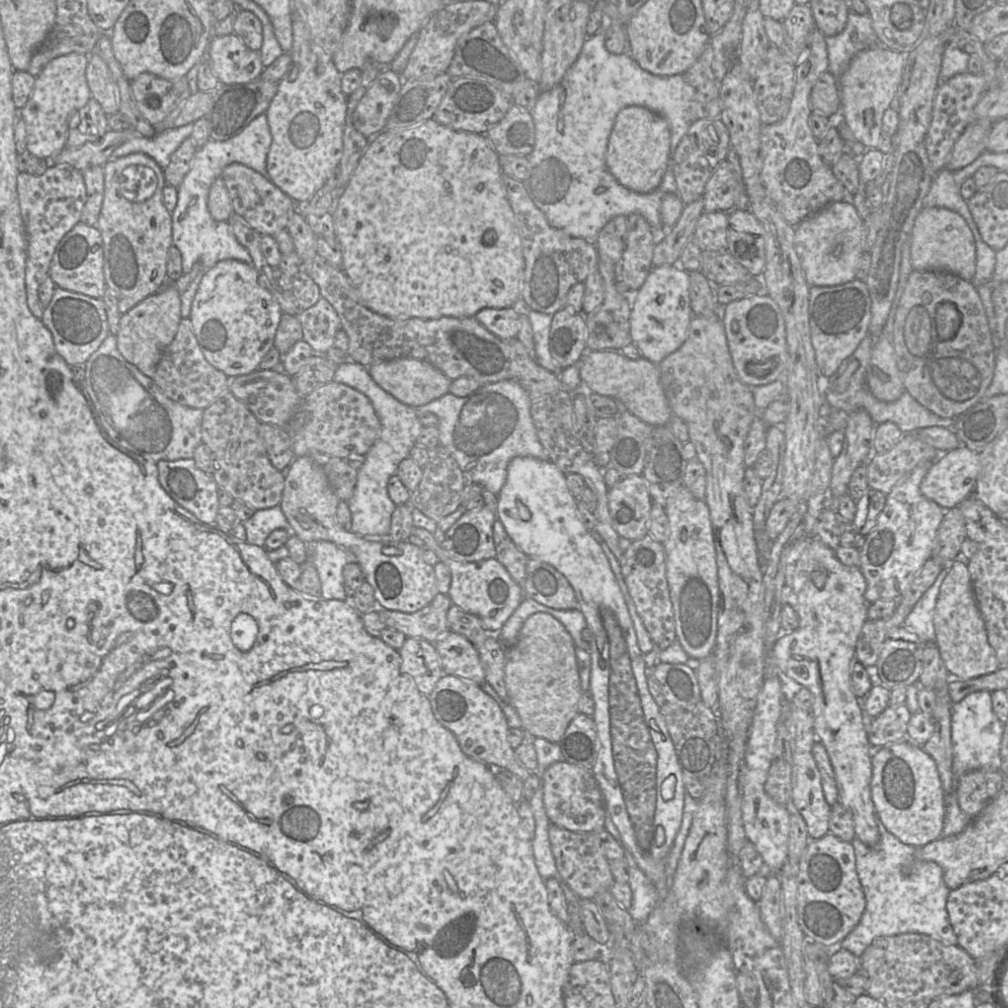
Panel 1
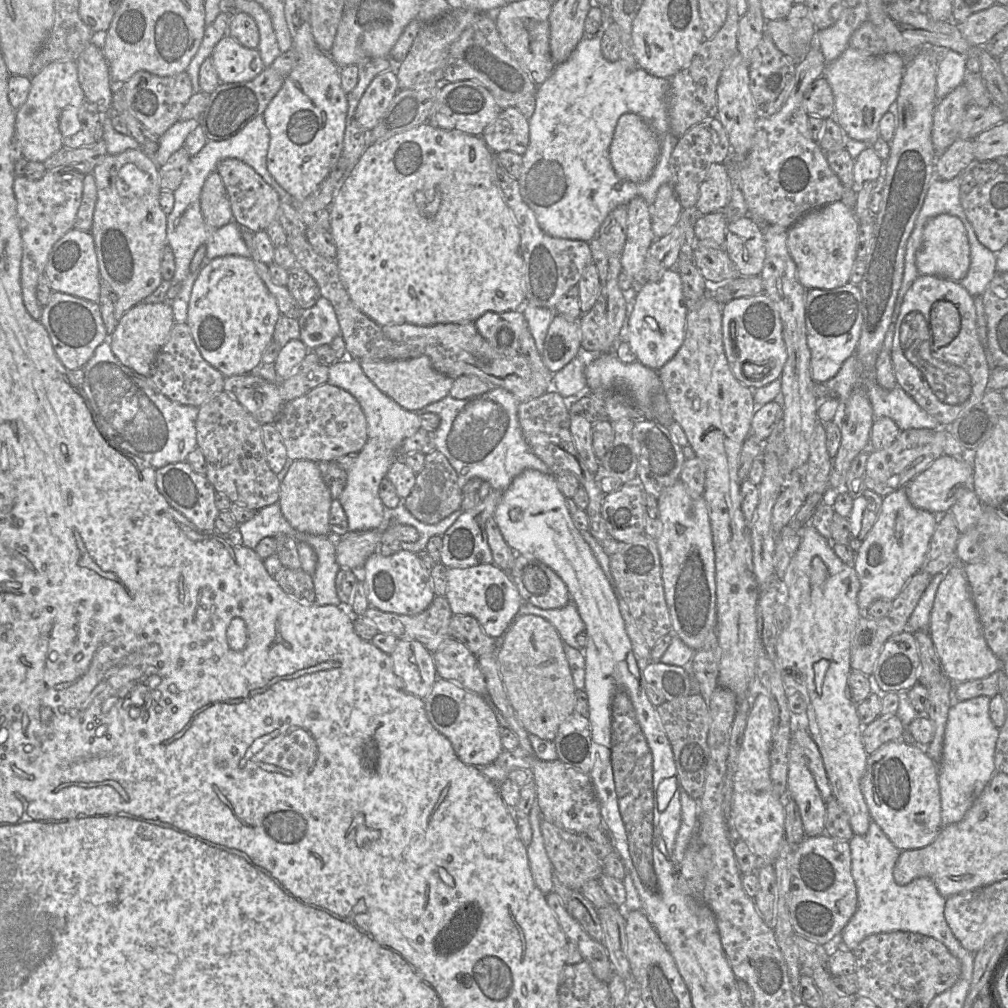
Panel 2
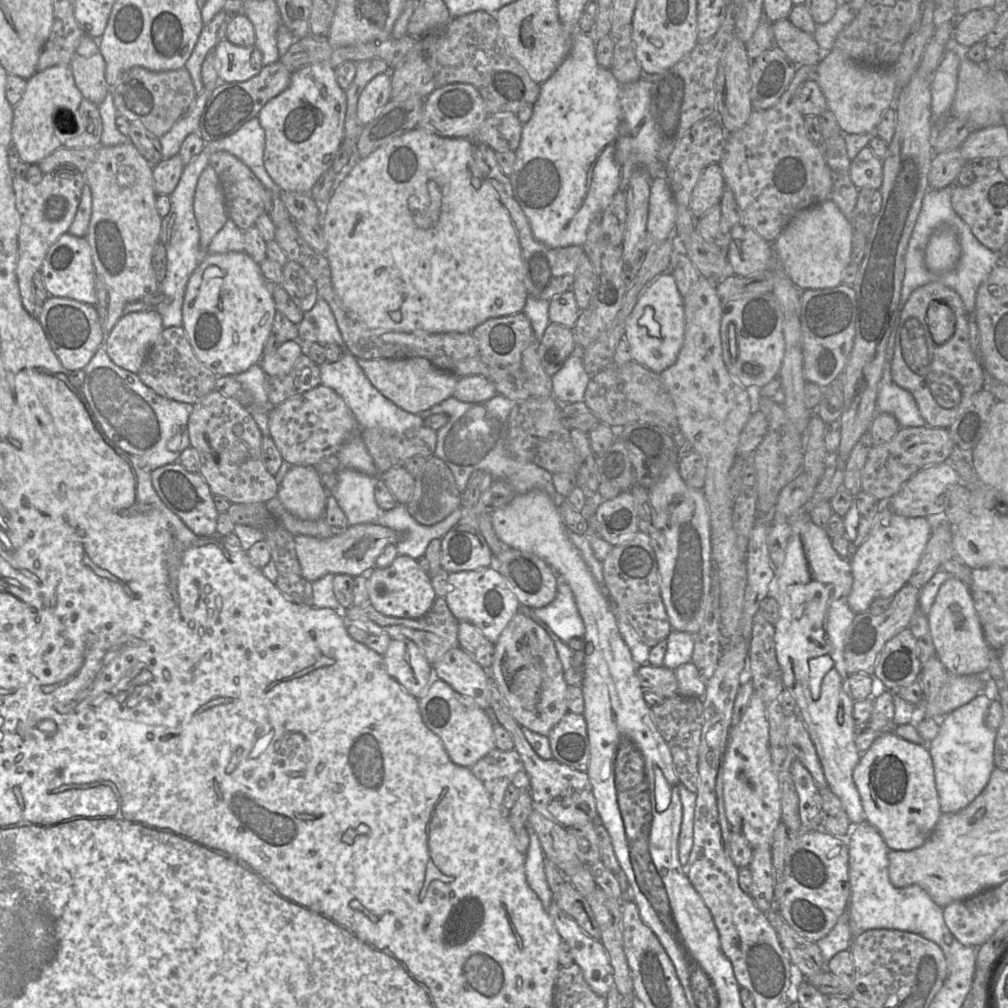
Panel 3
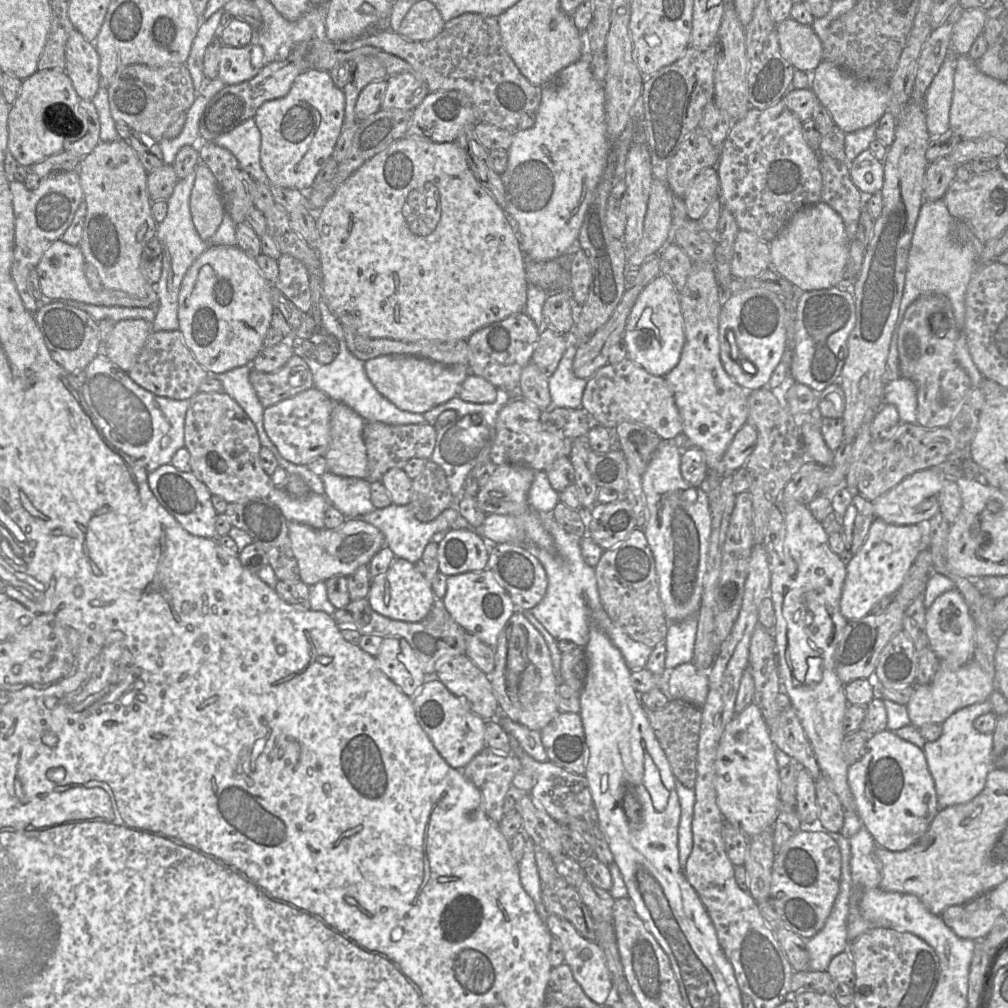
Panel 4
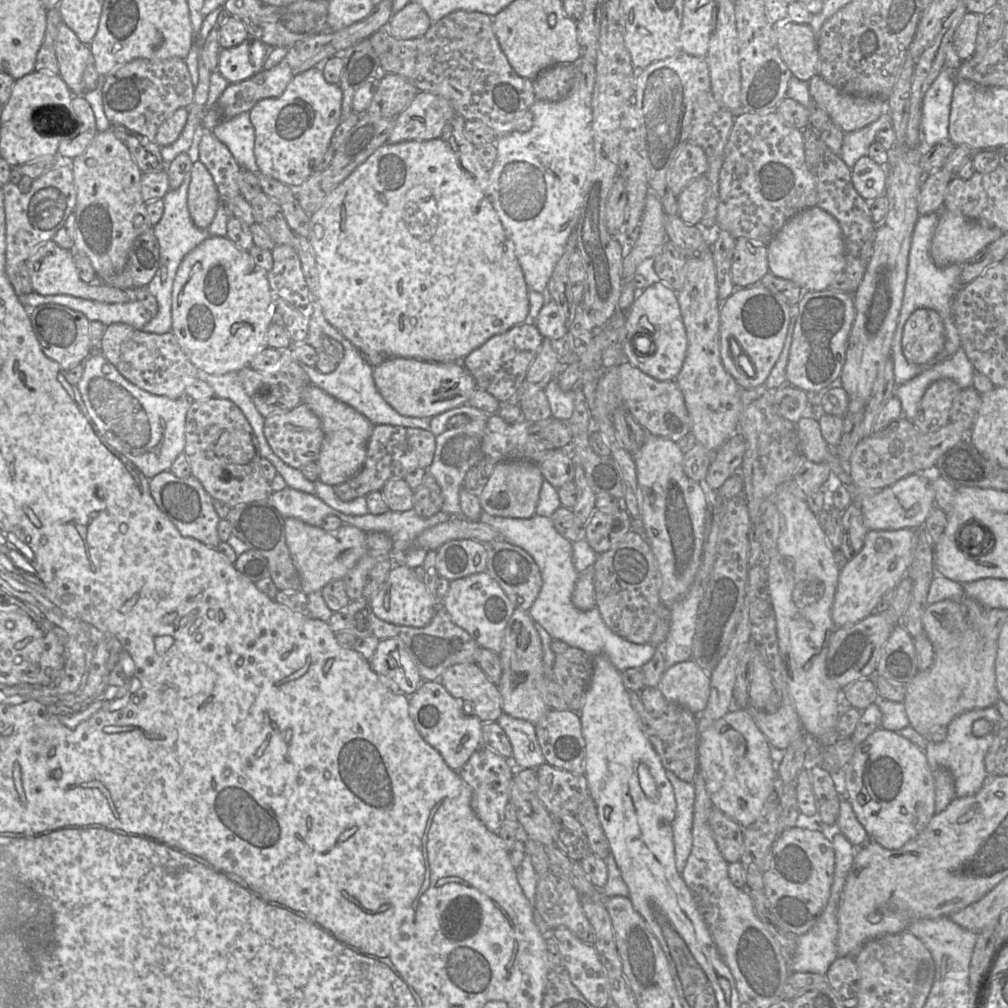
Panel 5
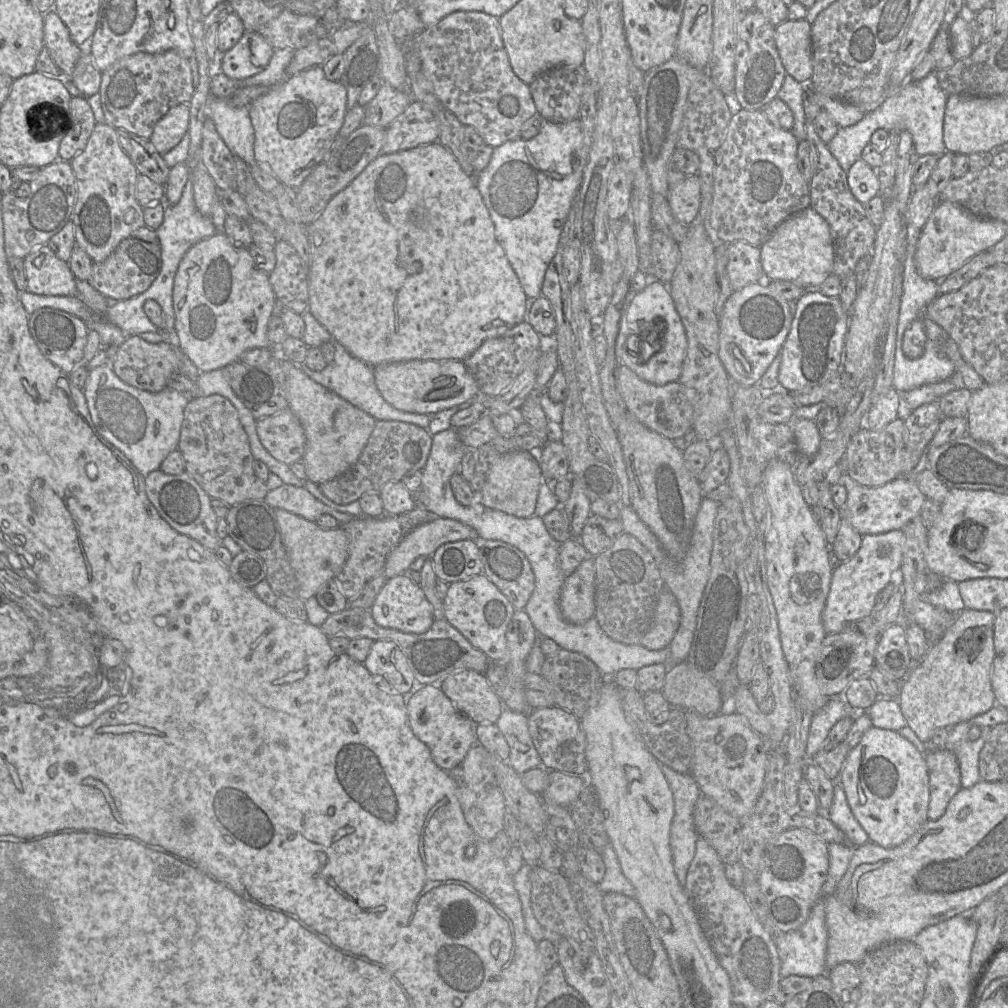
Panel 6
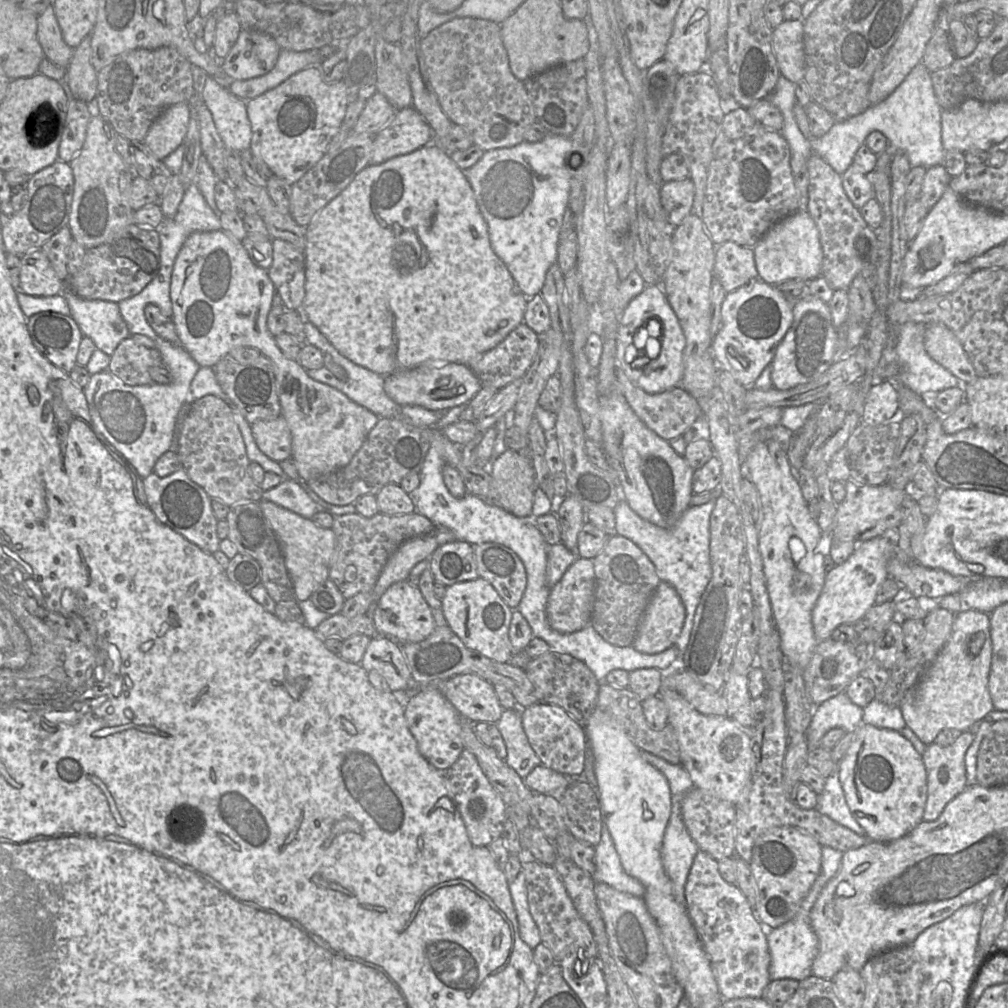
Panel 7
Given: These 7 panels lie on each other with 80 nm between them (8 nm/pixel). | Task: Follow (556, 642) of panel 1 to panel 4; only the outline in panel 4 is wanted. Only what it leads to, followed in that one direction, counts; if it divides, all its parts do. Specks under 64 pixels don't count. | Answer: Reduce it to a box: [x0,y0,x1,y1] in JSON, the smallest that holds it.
[490,610,560,731]

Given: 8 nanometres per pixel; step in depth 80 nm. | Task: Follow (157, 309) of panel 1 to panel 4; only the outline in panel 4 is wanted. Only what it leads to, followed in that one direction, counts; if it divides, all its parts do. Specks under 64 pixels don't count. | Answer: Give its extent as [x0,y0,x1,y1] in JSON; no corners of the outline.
[101,319,152,372]

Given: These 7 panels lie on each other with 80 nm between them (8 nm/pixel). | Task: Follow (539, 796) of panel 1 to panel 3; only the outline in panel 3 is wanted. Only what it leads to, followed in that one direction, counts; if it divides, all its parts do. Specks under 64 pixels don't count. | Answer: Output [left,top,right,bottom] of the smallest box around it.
[525,821,553,912]

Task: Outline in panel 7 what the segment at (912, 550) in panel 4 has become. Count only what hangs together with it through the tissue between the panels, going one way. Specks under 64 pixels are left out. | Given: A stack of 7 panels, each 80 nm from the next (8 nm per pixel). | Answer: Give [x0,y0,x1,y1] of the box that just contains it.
[812,536,897,642]

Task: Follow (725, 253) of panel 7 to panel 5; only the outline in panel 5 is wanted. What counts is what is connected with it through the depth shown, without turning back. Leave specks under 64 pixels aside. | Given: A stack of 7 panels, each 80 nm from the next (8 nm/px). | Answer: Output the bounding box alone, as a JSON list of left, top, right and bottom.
[731,238,768,288]

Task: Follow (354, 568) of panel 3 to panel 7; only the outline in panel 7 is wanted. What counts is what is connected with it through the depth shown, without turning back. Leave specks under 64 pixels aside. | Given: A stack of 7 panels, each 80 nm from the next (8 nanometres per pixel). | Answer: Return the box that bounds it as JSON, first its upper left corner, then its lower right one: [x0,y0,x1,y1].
[259,499,336,601]

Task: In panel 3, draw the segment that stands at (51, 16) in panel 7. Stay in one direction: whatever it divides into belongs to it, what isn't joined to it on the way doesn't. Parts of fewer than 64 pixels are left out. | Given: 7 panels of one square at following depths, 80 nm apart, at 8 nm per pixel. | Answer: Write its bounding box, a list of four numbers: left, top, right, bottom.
[69,35,112,106]

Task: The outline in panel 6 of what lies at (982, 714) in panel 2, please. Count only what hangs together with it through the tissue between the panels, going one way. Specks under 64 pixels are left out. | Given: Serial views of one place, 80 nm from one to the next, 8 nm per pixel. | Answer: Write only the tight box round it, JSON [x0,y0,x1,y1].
[935,716,992,789]

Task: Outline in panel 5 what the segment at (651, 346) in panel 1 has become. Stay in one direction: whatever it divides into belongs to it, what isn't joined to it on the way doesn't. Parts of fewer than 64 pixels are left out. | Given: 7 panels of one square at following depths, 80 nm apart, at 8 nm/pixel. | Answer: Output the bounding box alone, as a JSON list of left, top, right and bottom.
[618,281,687,381]

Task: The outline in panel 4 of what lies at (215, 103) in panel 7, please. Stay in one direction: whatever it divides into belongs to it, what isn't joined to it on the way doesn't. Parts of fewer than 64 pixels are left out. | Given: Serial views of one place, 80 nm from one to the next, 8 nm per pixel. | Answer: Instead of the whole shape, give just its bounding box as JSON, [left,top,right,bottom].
[213,118,270,186]

